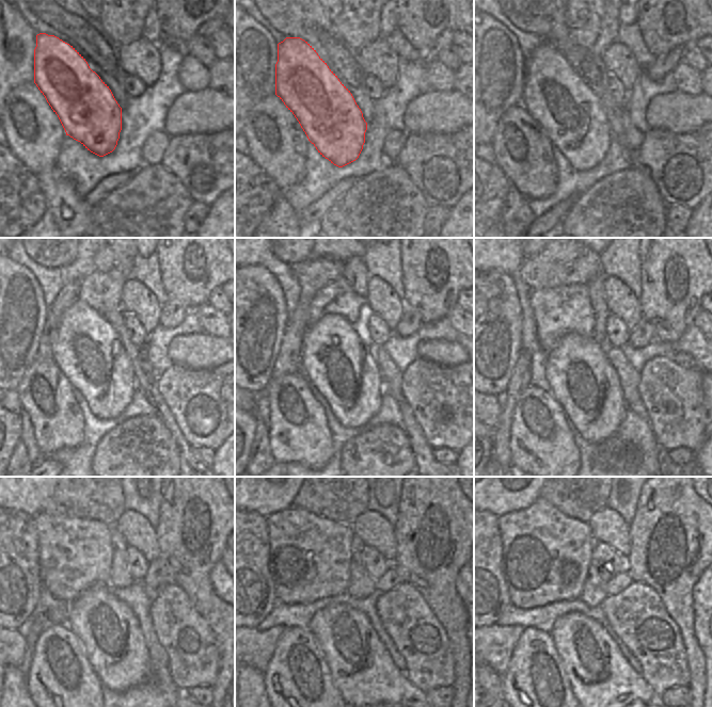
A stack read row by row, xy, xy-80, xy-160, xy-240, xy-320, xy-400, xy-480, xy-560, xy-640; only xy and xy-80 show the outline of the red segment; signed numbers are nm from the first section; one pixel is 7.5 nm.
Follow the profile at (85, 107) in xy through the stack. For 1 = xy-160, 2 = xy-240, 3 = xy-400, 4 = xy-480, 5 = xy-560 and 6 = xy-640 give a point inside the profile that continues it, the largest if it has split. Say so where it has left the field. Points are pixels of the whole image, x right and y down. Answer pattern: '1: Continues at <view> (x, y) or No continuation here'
1: Continues at xy-160 (555, 97)
2: Continues at xy-240 (89, 352)
3: Continues at xy-400 (581, 378)
4: Continues at xy-480 (108, 630)
5: Continues at xy-560 (363, 671)
6: Continues at xy-640 (603, 681)

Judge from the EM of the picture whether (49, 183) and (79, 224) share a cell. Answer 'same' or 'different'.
same

